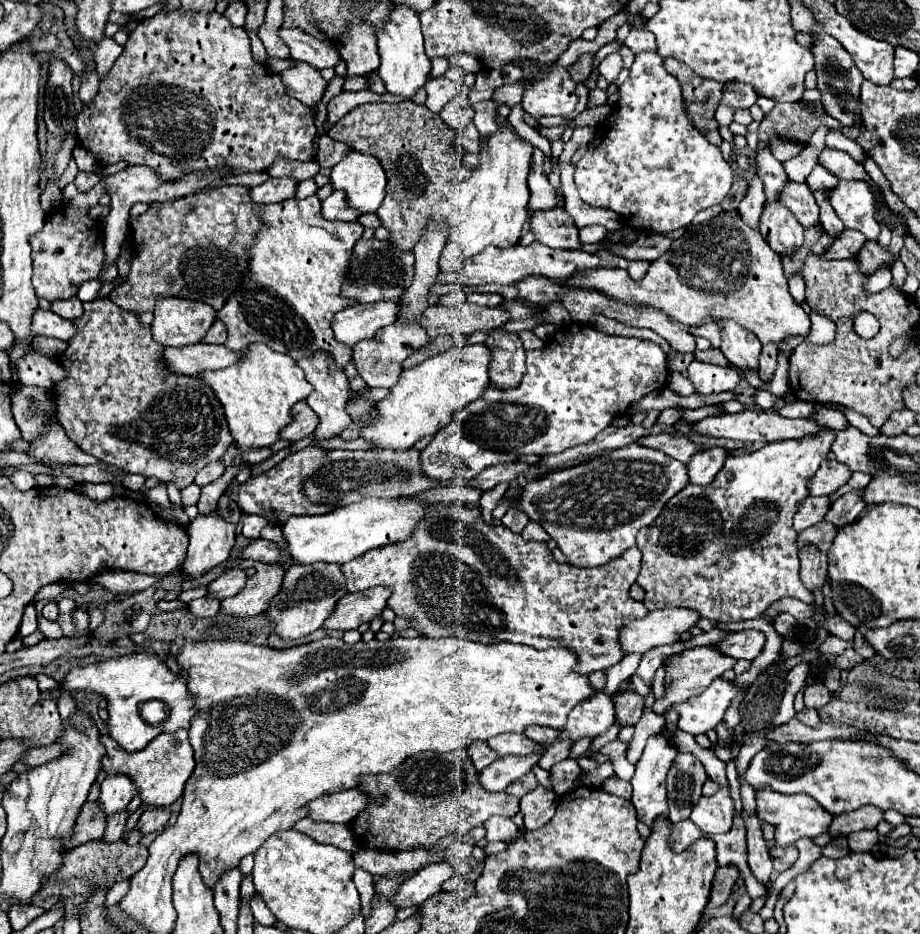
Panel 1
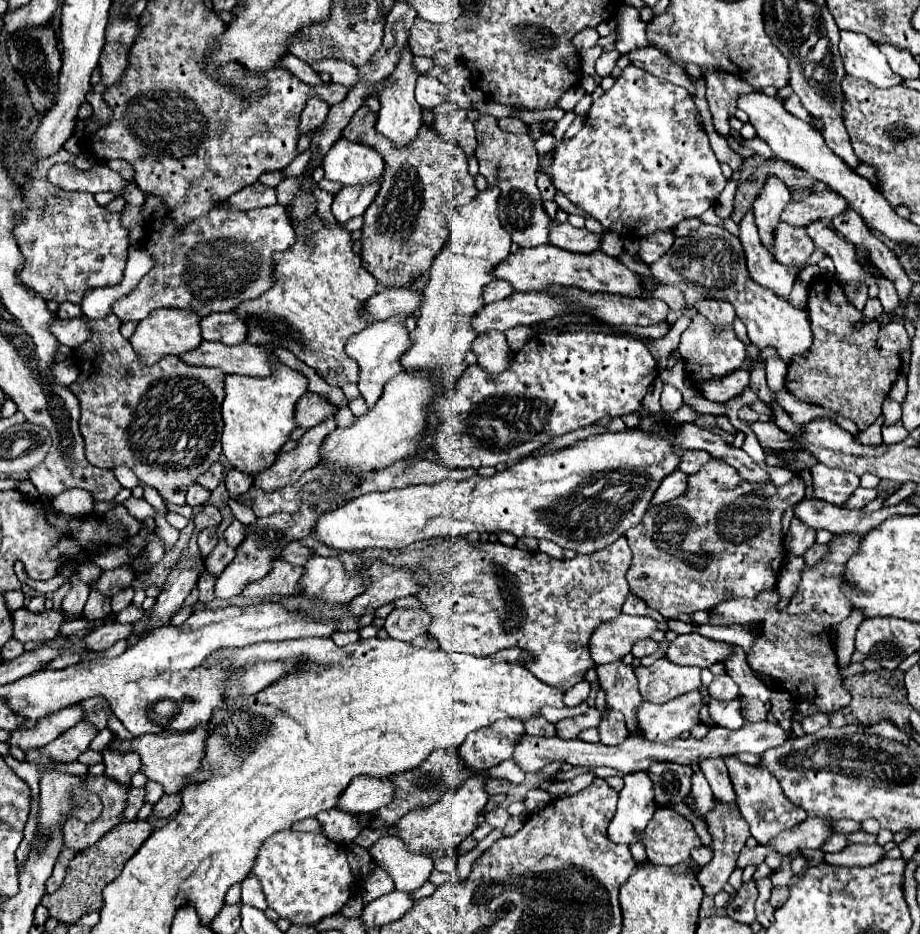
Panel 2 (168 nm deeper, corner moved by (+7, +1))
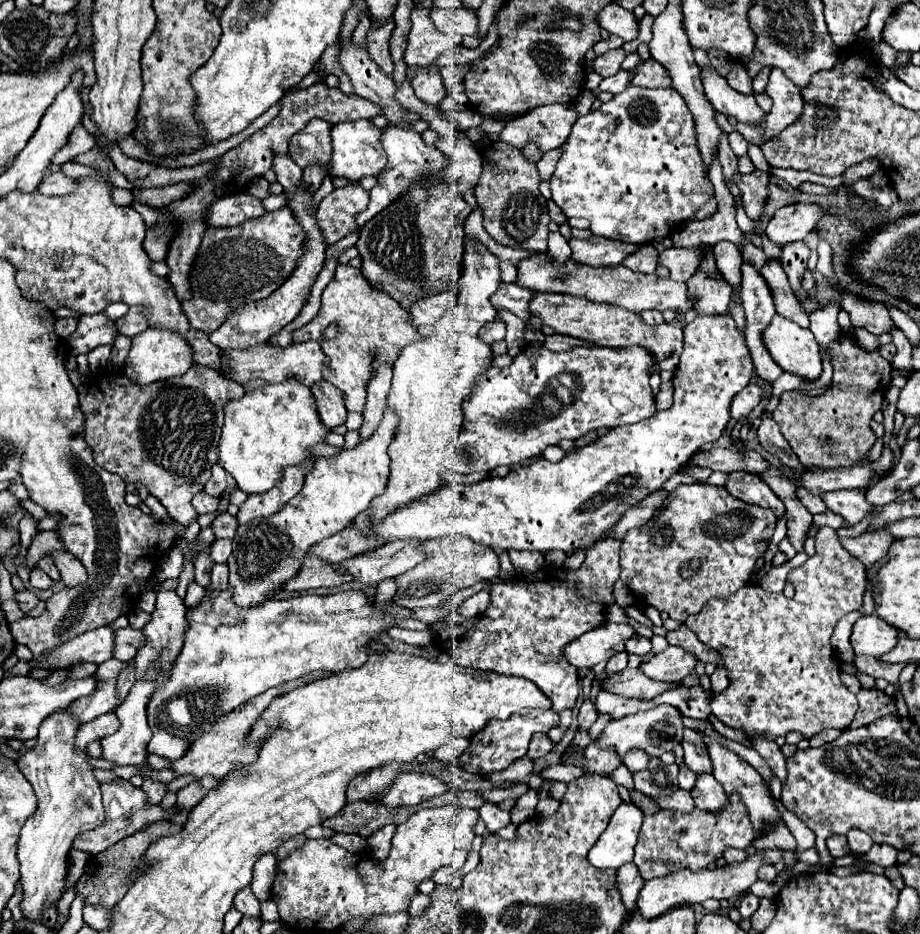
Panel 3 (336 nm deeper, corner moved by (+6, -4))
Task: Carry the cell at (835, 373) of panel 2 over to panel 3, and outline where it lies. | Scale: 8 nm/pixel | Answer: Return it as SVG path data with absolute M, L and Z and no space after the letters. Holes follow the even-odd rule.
M840 333L820 353L822 359L830 359L834 367L832 385L818 397L810 397L802 391L786 391L780 397L780 405L774 409L774 419L804 467L852 467L876 441L870 421L882 407L886 391L892 385L892 365L880 355L878 349L864 351L848 333Z

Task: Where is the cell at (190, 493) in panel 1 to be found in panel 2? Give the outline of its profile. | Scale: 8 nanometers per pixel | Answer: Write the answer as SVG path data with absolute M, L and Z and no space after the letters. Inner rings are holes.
M193 484L193 486L187 490L187 504L189 504L189 506L205 506L207 500L209 500L209 496L211 496L209 490L205 490L205 488L199 486L199 484Z

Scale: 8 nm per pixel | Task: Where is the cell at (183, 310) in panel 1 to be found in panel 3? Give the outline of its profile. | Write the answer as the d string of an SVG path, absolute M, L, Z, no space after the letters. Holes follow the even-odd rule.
M146 329L140 335L132 337L132 349L126 359L126 375L140 385L150 385L154 381L164 381L174 375L184 375L192 365L192 347L180 339L174 331L156 331Z

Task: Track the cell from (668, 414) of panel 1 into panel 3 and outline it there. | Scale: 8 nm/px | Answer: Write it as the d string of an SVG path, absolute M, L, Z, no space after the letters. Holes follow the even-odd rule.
M662 383L660 387L660 393L656 395L656 409L668 409L672 407L672 397L674 397L674 391L672 391L672 385L670 383Z

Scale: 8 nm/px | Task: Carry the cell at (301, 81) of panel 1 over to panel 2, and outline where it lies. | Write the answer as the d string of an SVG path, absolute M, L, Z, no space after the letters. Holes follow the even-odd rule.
M309 98L305 110L301 112L301 124L299 124L299 136L309 136L315 134L315 130L325 122L329 112L327 102L319 98Z

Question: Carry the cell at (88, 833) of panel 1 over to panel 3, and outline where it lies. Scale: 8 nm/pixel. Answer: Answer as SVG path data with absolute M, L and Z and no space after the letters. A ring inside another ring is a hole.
M114 779L110 783L102 783L100 785L102 789L102 795L104 795L104 809L106 809L106 821L104 825L92 829L92 831L86 831L82 835L78 835L74 839L74 849L80 849L80 851L86 851L90 855L98 855L100 851L108 849L110 845L118 843L120 839L140 831L142 827L146 827L148 823L154 823L154 821L160 821L160 819L168 819L168 815L174 813L174 809L162 809L158 805L148 805L146 801L146 795L142 789L134 787L130 781L126 779Z

